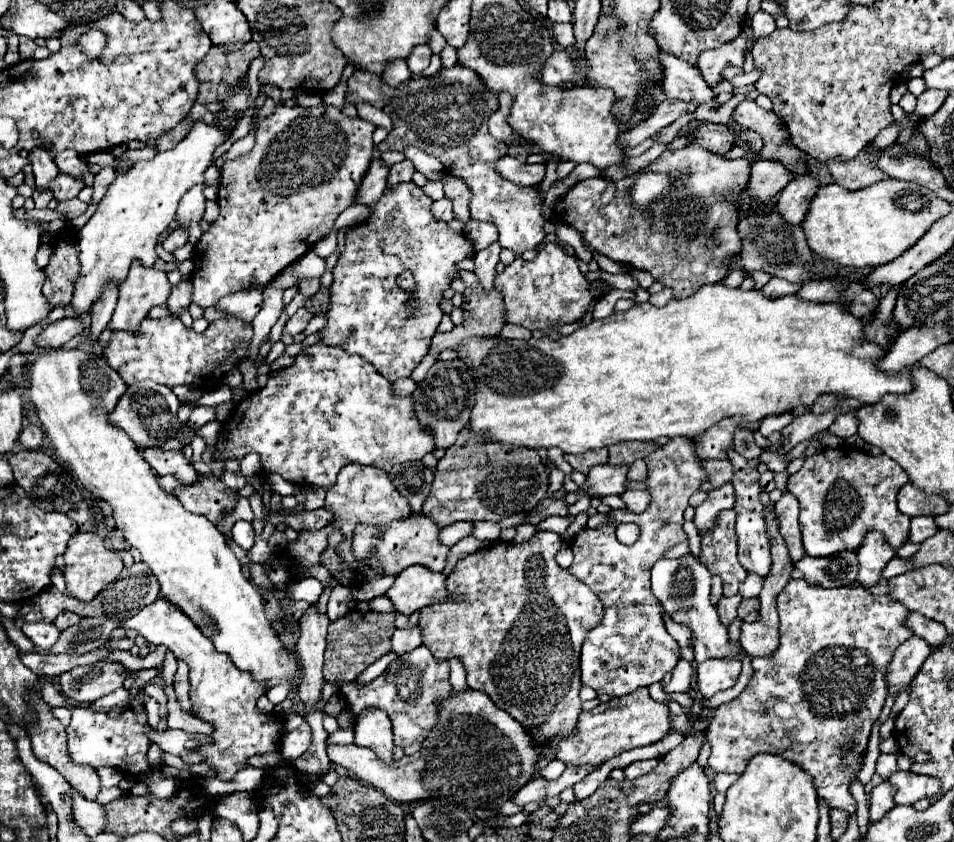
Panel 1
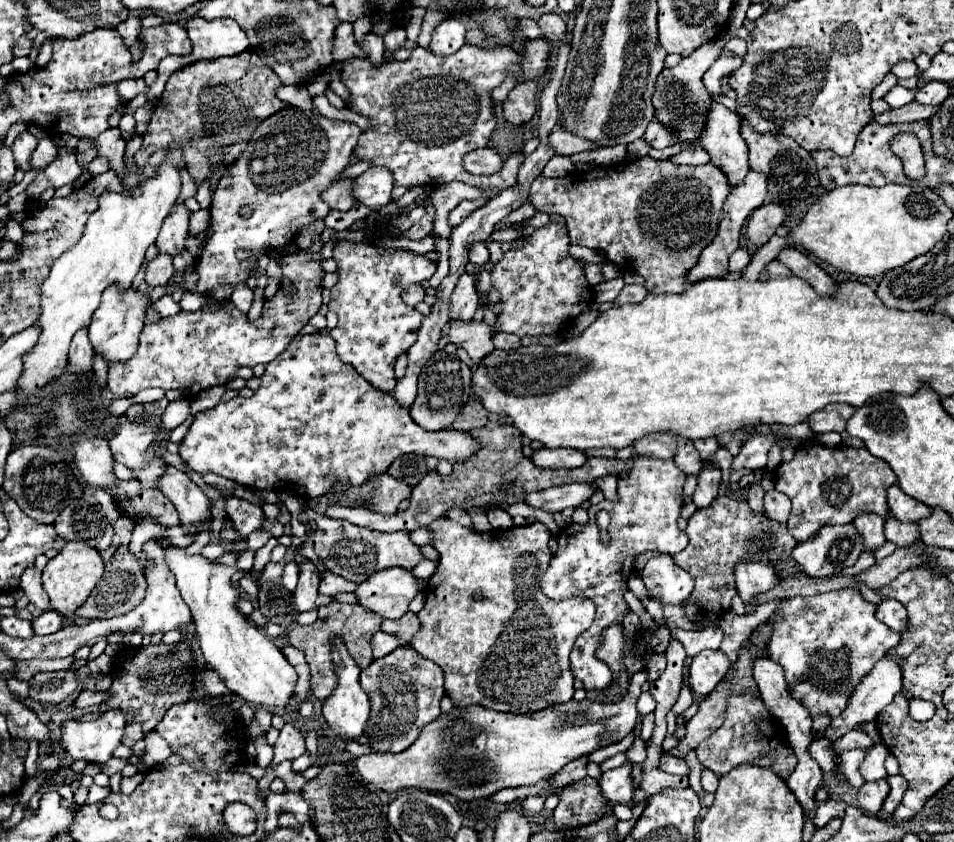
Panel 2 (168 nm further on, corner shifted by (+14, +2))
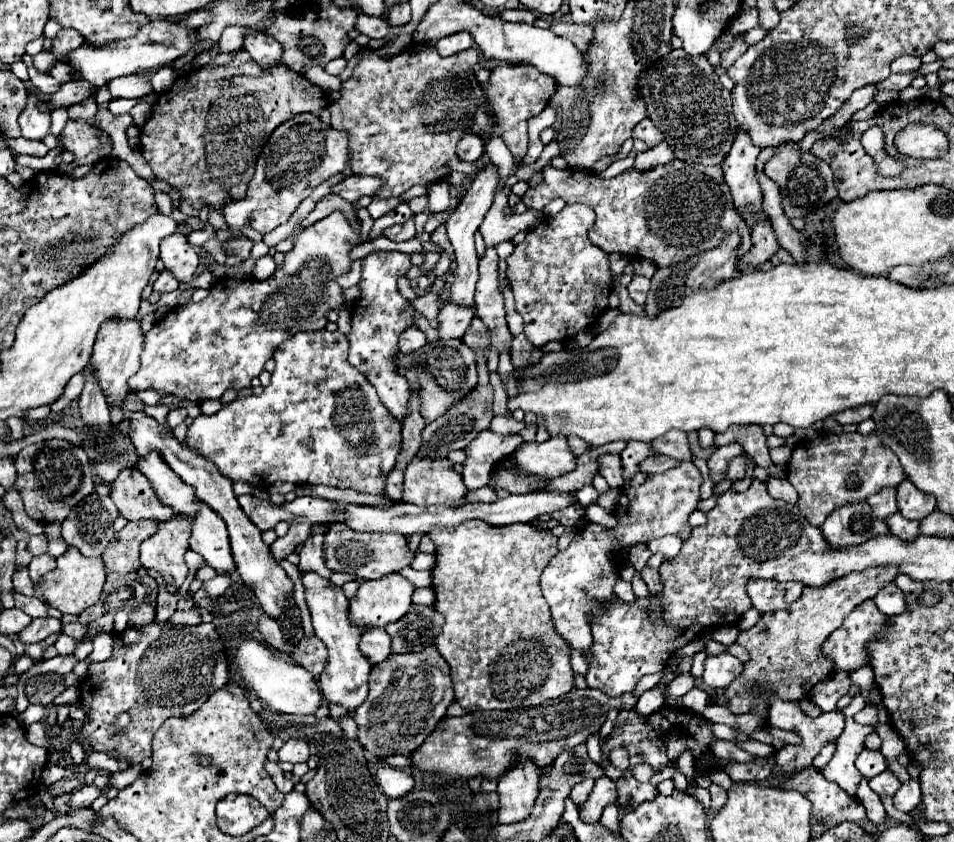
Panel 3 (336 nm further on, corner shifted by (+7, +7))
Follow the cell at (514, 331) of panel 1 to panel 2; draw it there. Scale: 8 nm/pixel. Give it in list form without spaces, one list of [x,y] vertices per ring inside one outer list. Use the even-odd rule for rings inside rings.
[[[496,332],[494,334],[494,346],[500,350],[512,350],[516,346],[520,346],[520,338],[516,334],[504,334],[504,332]]]

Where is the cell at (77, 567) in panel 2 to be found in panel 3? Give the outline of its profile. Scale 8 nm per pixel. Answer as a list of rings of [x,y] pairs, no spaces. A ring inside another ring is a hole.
[[[67,547],[67,551],[61,557],[57,557],[57,567],[53,571],[49,571],[47,577],[41,579],[39,587],[41,587],[43,599],[51,607],[59,609],[61,613],[79,615],[83,609],[91,607],[99,601],[105,579],[107,579],[107,573],[105,573],[103,557],[85,557],[79,553],[79,549]]]

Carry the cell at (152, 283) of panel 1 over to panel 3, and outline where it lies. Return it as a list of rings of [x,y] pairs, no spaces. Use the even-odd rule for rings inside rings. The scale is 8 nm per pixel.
[[[109,319],[101,325],[93,349],[91,363],[95,365],[95,371],[99,373],[99,385],[107,397],[109,403],[121,405],[123,397],[127,395],[127,379],[137,373],[139,369],[139,357],[143,353],[143,339],[145,333],[141,331],[139,319]]]

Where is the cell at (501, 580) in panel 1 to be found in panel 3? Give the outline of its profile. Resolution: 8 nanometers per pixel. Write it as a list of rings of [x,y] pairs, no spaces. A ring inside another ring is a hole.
[[[479,519],[455,527],[433,529],[429,537],[437,547],[437,563],[433,569],[433,589],[437,599],[433,607],[445,617],[435,647],[451,667],[453,689],[459,705],[465,711],[519,709],[539,705],[547,699],[557,699],[571,691],[575,687],[571,647],[555,631],[549,605],[539,587],[541,571],[559,551],[559,537],[549,529],[539,529],[531,523],[493,527]]]

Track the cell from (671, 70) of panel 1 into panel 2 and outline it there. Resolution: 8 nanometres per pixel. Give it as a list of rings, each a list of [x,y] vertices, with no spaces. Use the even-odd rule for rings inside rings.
[[[712,102],[710,114],[708,114],[708,124],[706,130],[700,138],[702,148],[710,154],[710,160],[714,166],[718,166],[726,178],[730,186],[738,186],[740,182],[744,182],[744,174],[748,174],[748,146],[744,142],[744,138],[740,136],[740,116],[730,112],[726,106]]]

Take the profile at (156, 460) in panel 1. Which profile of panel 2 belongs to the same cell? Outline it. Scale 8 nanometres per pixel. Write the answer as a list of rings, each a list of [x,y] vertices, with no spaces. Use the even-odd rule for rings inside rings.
[[[168,466],[160,478],[160,490],[176,506],[180,514],[180,526],[186,534],[198,534],[212,528],[208,496],[182,470]]]

